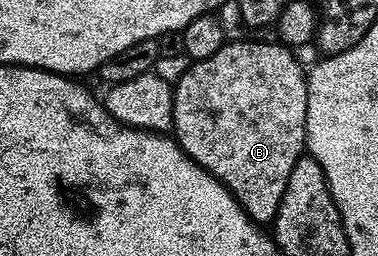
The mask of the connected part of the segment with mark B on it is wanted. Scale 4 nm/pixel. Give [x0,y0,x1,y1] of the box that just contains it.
[171,40,308,223]

